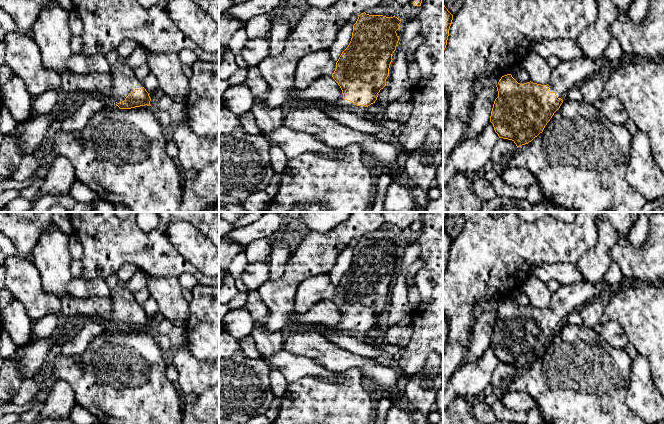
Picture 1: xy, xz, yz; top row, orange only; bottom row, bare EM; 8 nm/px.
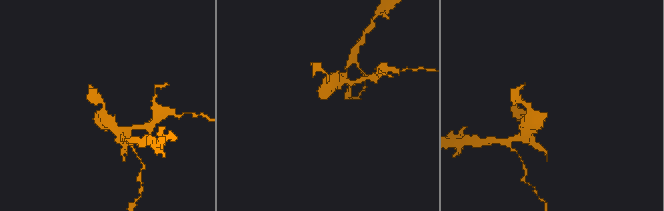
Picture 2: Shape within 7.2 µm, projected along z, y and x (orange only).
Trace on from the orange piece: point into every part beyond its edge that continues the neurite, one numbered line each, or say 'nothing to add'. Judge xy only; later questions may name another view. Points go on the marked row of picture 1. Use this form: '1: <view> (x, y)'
1: xy (124, 80)

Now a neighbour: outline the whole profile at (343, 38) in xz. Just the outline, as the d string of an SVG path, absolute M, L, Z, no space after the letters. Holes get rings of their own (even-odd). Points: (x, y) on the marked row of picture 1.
M348 22L338 32L332 46L328 49L331 59L337 62L342 52L348 47L352 38L353 26Z

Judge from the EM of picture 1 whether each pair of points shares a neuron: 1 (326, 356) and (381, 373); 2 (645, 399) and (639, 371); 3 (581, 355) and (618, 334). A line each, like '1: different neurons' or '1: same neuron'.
1: same neuron
2: same neuron
3: different neurons

